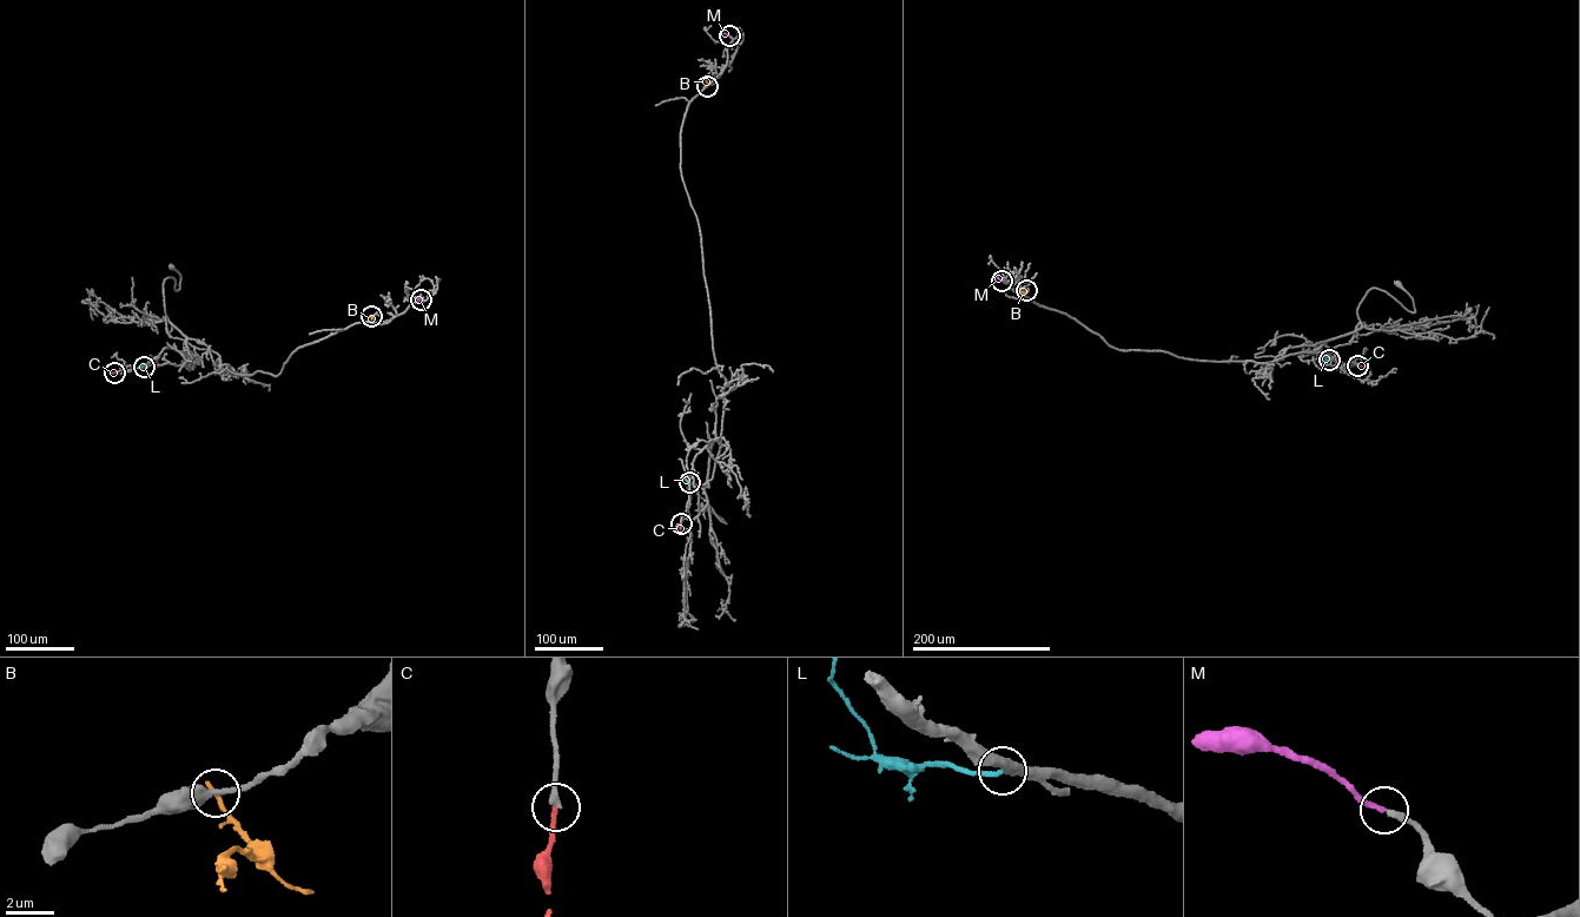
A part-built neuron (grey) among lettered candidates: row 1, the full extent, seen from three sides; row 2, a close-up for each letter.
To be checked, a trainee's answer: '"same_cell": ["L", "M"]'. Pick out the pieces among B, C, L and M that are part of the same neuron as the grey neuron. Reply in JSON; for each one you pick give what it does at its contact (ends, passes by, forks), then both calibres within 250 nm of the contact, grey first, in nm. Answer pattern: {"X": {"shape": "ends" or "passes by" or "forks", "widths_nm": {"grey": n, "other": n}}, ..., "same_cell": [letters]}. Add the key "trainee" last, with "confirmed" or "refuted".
{"L": {"shape": "ends", "widths_nm": {"grey": 420, "other": 220}}, "M": {"shape": "ends", "widths_nm": {"grey": 280, "other": 220}}, "same_cell": ["L", "M"], "trainee": "confirmed"}

